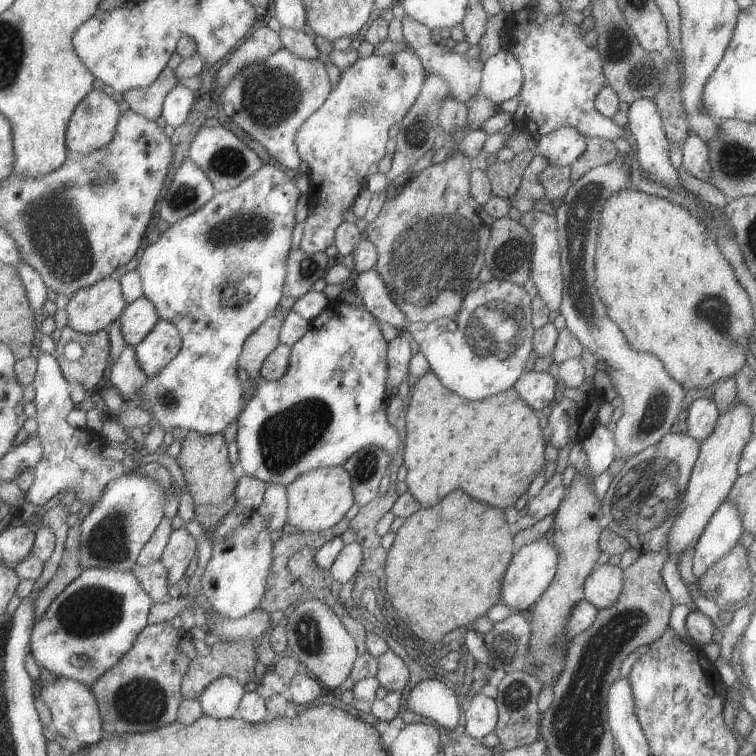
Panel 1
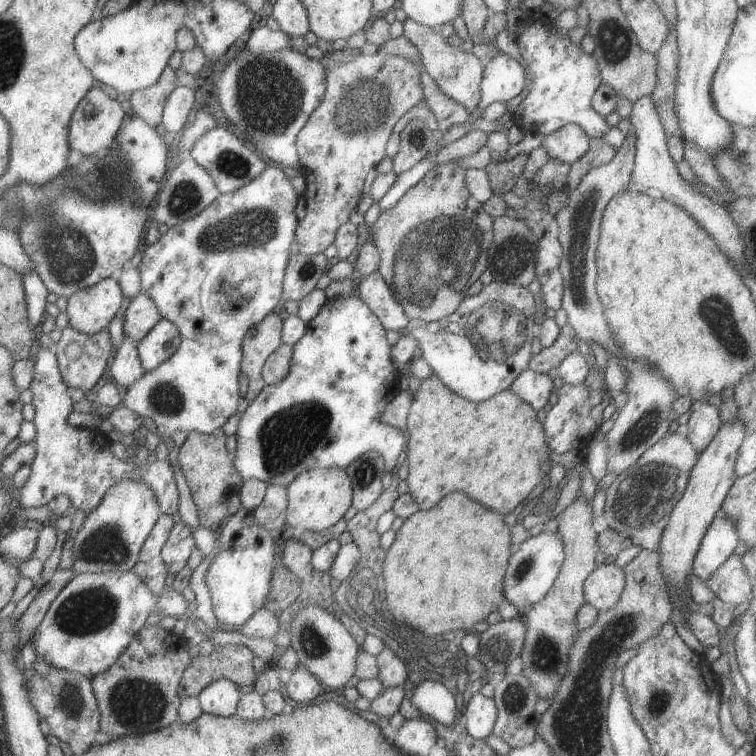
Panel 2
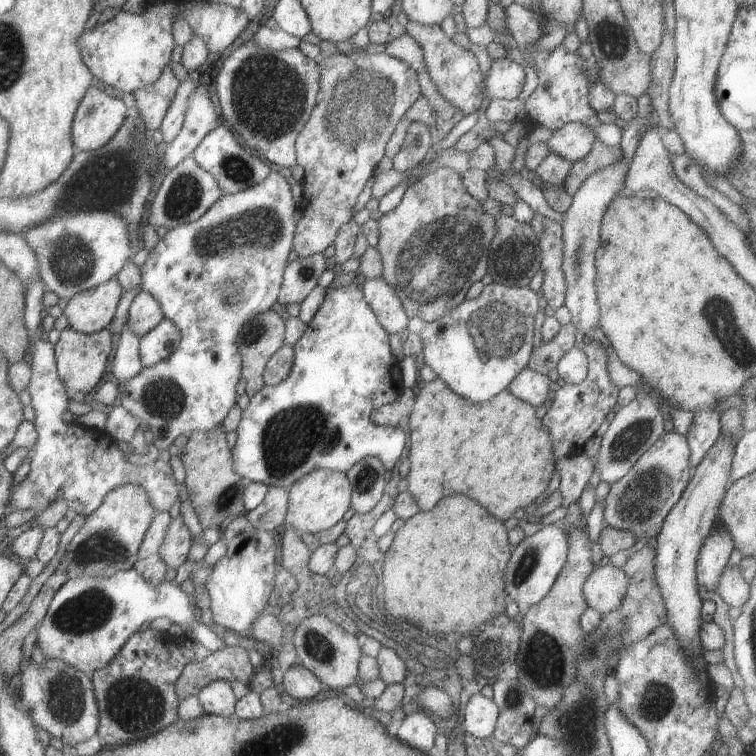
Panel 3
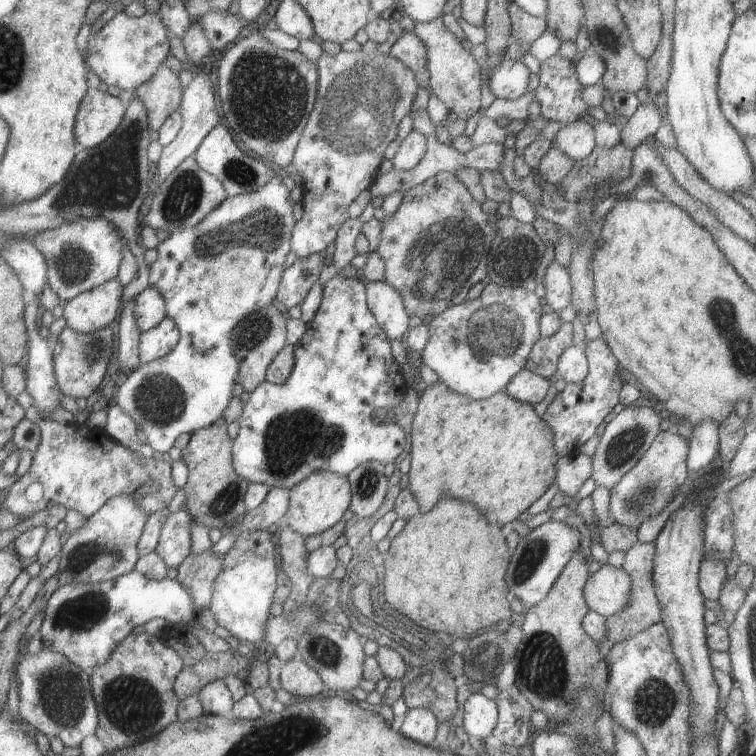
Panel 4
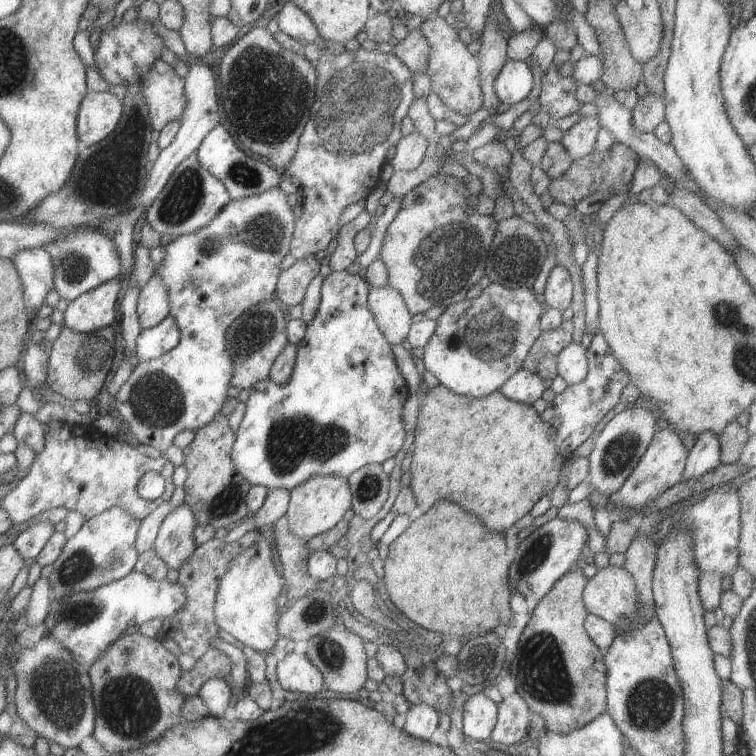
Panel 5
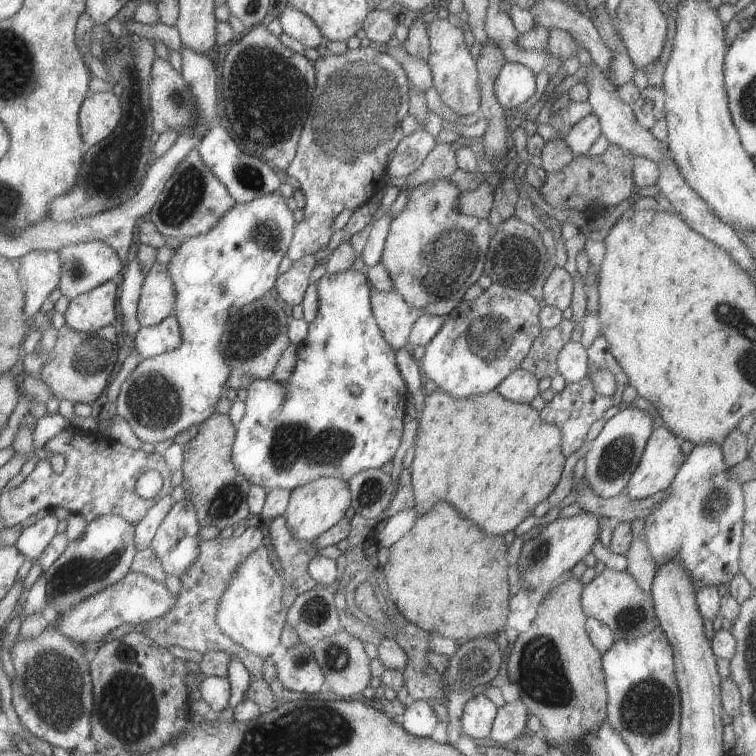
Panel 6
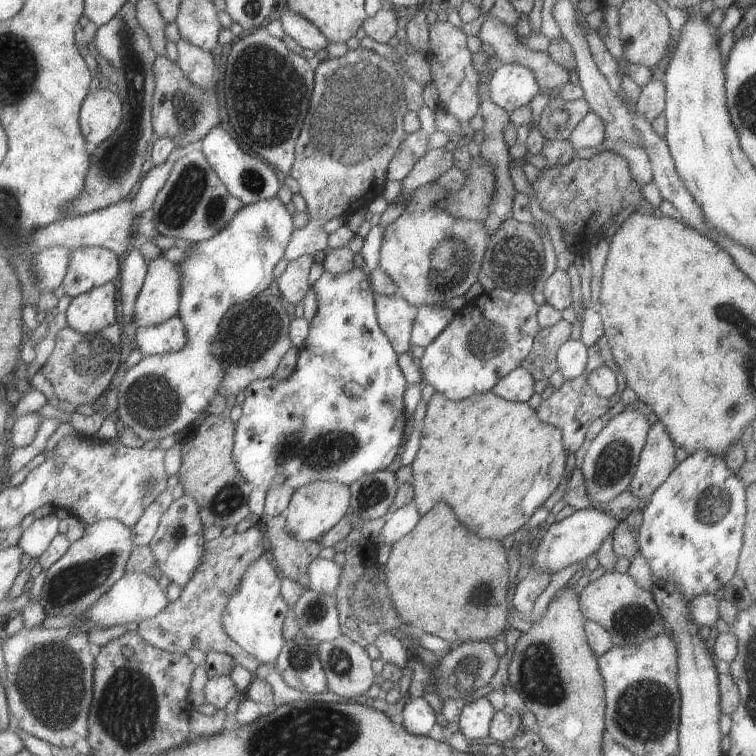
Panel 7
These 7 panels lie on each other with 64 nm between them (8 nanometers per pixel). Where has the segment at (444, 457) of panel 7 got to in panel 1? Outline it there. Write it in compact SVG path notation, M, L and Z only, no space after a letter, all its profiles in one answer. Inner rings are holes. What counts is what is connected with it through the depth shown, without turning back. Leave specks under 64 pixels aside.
M428 370L425 375L420 377L416 382L414 388L410 391L410 400L407 411L407 422L408 422L408 434L406 438L407 446L405 447L404 454L404 464L407 468L407 477L406 482L409 488L409 492L419 500L423 507L435 506L439 504L447 494L451 494L453 490L457 488L463 488L467 494L473 494L473 498L481 500L481 502L489 502L491 506L497 506L497 508L507 508L513 506L514 502L526 492L529 483L537 471L545 464L545 454L543 454L543 448L545 448L546 442L543 442L543 437L541 436L541 430L537 426L537 416L535 412L529 408L528 403L524 401L520 396L517 396L515 389L509 388L500 392L499 394L485 398L481 402L471 402L468 398L461 396L460 394L453 394L454 390L449 390L448 386L445 386L441 382L441 379L436 375L436 372L433 370Z

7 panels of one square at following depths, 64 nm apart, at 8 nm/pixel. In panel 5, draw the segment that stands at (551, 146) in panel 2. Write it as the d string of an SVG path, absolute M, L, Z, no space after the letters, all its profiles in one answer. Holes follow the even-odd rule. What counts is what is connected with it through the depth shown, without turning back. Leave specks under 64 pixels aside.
M585 117L562 132L560 145L573 160L588 155L594 150L599 127L597 117Z

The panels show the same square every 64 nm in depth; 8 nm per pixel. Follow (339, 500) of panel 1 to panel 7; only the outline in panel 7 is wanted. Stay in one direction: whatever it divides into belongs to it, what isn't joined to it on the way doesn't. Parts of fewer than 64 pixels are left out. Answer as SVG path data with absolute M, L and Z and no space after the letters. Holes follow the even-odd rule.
M315 481L296 489L286 513L287 530L300 541L319 540L352 507L352 488L339 481Z

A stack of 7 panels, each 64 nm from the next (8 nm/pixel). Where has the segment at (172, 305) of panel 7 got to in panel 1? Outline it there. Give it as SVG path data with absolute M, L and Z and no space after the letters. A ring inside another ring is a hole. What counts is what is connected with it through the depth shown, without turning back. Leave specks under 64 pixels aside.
M146 296L128 305L118 318L125 340L134 347L148 337L161 319L157 307Z

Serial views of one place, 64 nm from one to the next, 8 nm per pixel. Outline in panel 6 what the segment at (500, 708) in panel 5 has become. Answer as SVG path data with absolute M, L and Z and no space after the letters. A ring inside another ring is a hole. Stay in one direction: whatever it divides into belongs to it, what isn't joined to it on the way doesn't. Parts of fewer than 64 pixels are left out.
M515 699L513 702L505 702L496 708L496 718L492 722L492 730L488 737L498 742L499 745L505 745L514 738L517 739L526 733L527 714L521 700Z

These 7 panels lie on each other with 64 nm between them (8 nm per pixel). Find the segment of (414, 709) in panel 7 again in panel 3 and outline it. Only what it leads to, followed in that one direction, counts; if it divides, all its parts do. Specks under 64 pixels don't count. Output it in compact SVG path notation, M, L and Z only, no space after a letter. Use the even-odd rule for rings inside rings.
M421 710L406 715L395 736L411 748L427 754L435 746L439 733L439 726L434 716Z

